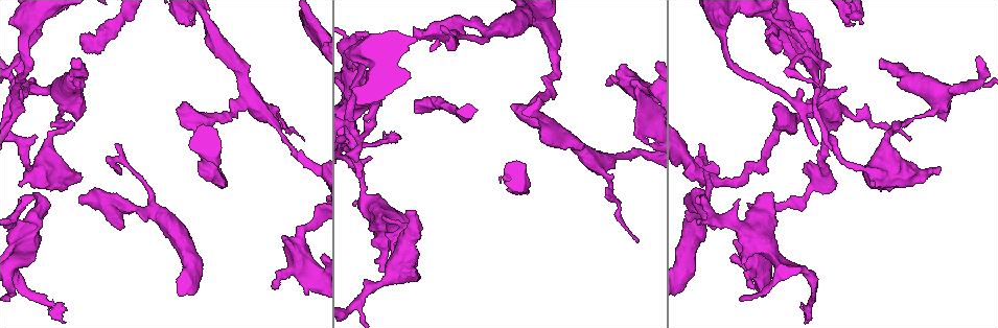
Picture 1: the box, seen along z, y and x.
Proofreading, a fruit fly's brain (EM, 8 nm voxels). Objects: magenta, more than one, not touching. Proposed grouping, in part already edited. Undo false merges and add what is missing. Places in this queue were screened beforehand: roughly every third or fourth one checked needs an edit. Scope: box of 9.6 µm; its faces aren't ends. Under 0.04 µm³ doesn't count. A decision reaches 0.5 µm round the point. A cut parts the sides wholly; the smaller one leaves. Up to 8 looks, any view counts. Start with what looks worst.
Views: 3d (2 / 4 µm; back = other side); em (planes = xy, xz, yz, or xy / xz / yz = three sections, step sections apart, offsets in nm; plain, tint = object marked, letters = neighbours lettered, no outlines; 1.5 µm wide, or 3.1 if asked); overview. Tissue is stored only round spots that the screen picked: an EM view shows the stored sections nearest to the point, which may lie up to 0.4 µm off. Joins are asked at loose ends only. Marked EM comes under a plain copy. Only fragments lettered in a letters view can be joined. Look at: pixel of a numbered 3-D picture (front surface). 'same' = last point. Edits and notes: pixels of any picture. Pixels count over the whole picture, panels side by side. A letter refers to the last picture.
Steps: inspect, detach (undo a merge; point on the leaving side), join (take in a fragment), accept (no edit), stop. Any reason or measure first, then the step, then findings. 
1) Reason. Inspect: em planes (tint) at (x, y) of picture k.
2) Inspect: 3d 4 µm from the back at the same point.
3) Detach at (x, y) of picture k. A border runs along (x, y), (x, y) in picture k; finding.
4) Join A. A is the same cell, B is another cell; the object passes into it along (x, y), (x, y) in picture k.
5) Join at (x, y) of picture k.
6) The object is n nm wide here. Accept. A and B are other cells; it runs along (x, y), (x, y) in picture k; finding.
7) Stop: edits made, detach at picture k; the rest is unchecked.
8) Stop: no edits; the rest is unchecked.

Thin neck. Inspect: em planes (tint) at (824, 103) of picture 1.

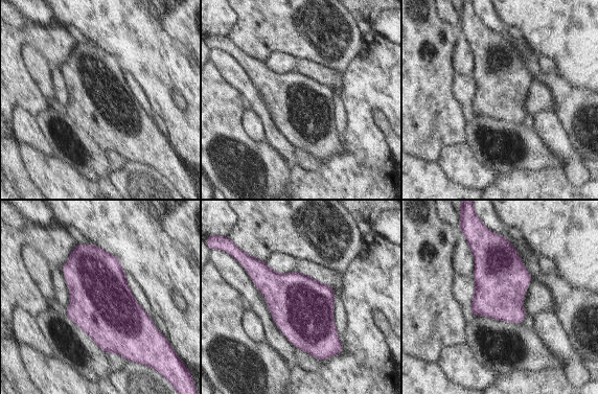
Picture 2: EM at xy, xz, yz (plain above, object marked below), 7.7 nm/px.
Inspect: em planes (letters) at the same point.

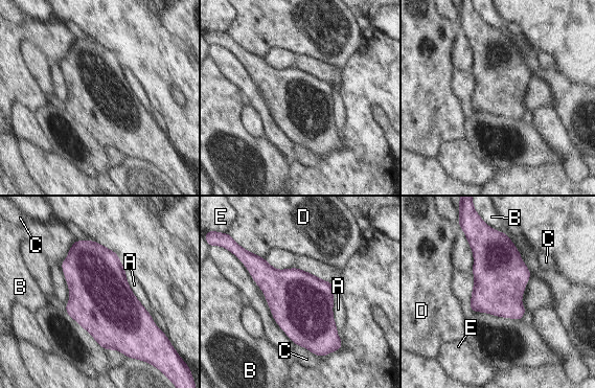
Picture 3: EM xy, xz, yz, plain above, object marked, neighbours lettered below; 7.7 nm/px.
Accept. A, B, C, D and E are other cells; a border runs along (123, 269), (130, 290), (147, 312) in picture 3; all the same neuron.

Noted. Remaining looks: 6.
Branch stops here. Inspect: 3d 2 µm at (695, 198) of picture 1.

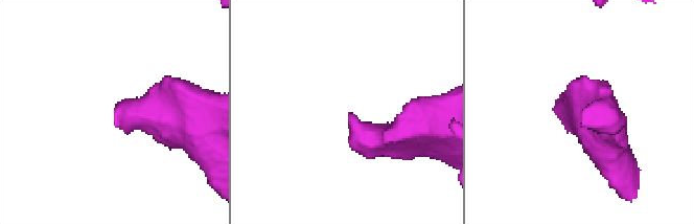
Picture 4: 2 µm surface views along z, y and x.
Now the EM. Inspect: em planes (letters) at (353, 114) of picture 4.

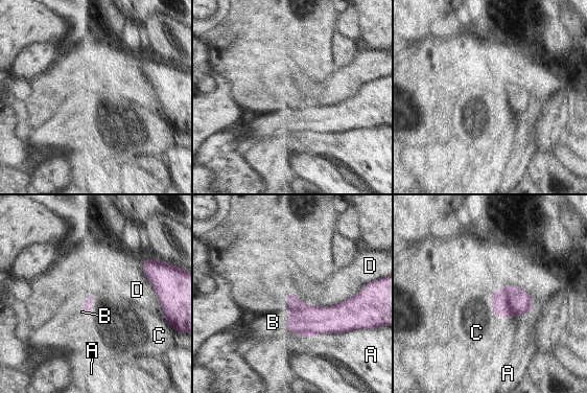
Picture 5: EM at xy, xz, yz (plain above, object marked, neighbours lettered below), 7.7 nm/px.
Join B. B is the same cell, A, C and D are other cells; the object passes into it along (309, 321), (288, 314), (273, 322) in picture 5; it goes on there.

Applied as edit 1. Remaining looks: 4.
Inspect: overview.

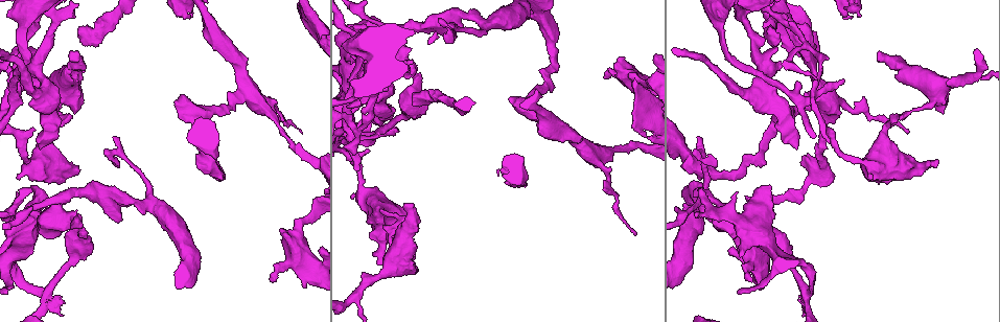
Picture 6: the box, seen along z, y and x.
Branch stops here. Inspect: 3d 4 µm from the back at (770, 188) of picture 6.

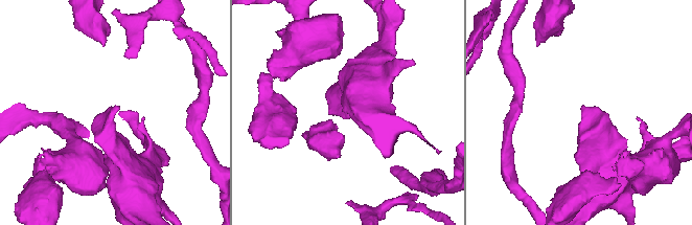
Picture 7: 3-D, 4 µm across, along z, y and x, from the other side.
Need the tissue. Inspect: em xy step 8 (letters) at (583, 109) of picture 7.

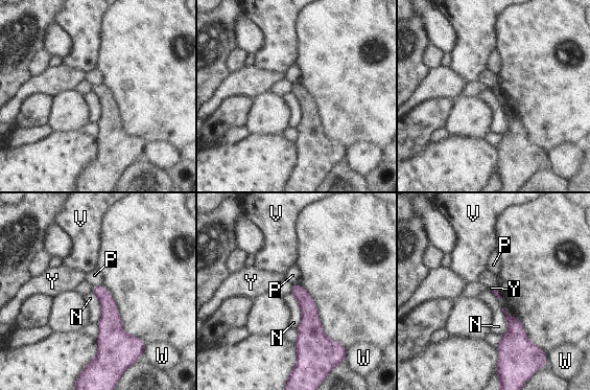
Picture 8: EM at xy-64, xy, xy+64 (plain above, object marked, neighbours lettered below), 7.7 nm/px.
Another direction. Inspect: em planes (letters) at the same point.

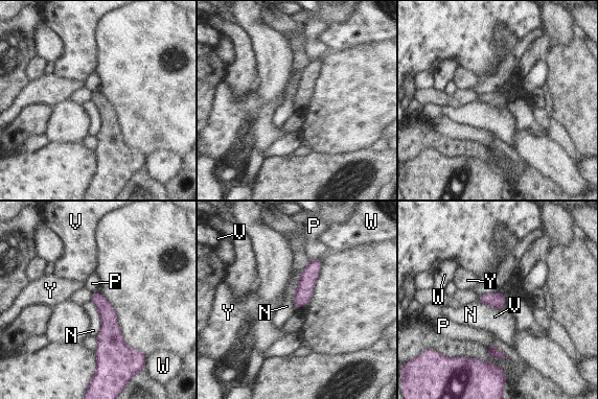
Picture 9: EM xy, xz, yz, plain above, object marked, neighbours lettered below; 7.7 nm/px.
The longest contact is with N, 280 nm. Accept. N, P, V, W and Y are other cells; none of them fits.

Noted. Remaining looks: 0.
Stop: edits made, join at picture 5; the rest is unchecked.

